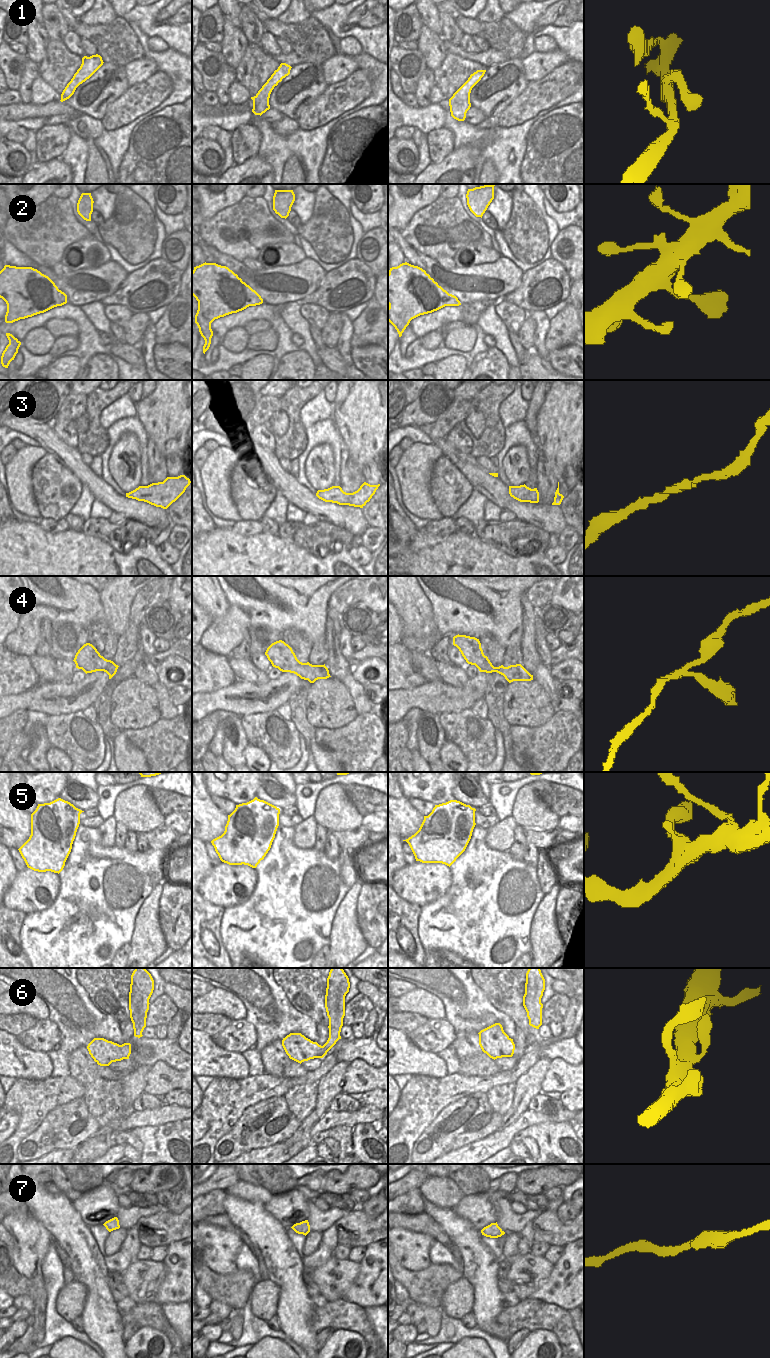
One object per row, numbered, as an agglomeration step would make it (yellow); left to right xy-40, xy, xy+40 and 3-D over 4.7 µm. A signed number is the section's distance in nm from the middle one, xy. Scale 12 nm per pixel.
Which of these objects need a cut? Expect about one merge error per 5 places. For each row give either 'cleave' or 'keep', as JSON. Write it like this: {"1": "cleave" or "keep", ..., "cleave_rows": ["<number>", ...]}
{"1": "keep", "2": "keep", "3": "keep", "4": "keep", "5": "keep", "6": "keep", "7": "keep", "cleave_rows": []}

